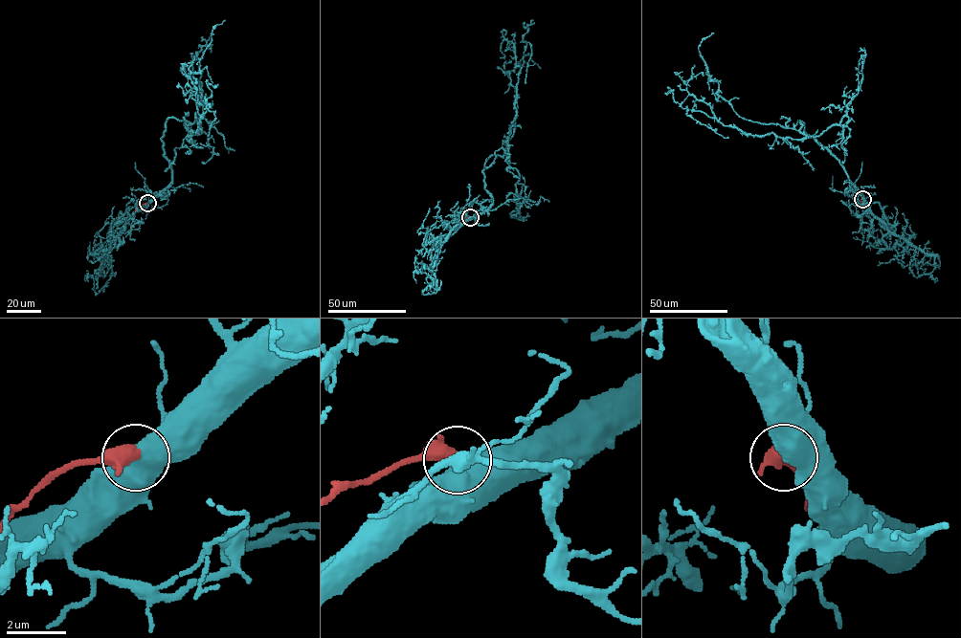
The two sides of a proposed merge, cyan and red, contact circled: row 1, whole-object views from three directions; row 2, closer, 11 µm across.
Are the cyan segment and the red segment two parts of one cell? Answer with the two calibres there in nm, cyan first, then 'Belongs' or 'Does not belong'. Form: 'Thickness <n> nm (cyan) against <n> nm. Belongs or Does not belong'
Thickness 800 nm (cyan) against 480 nm. Does not belong

